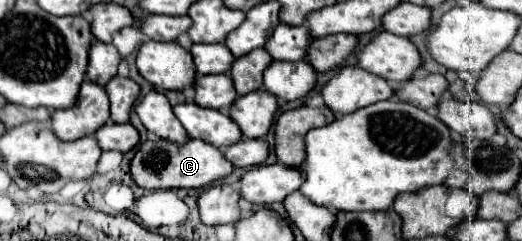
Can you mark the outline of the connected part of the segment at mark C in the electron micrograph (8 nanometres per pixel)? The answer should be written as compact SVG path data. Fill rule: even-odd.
M147 139L145 143L139 145L135 157L131 159L131 177L135 185L143 189L175 189L175 187L197 189L209 185L215 179L227 177L231 171L233 165L223 157L223 153L201 139L189 139L183 145L167 139Z

